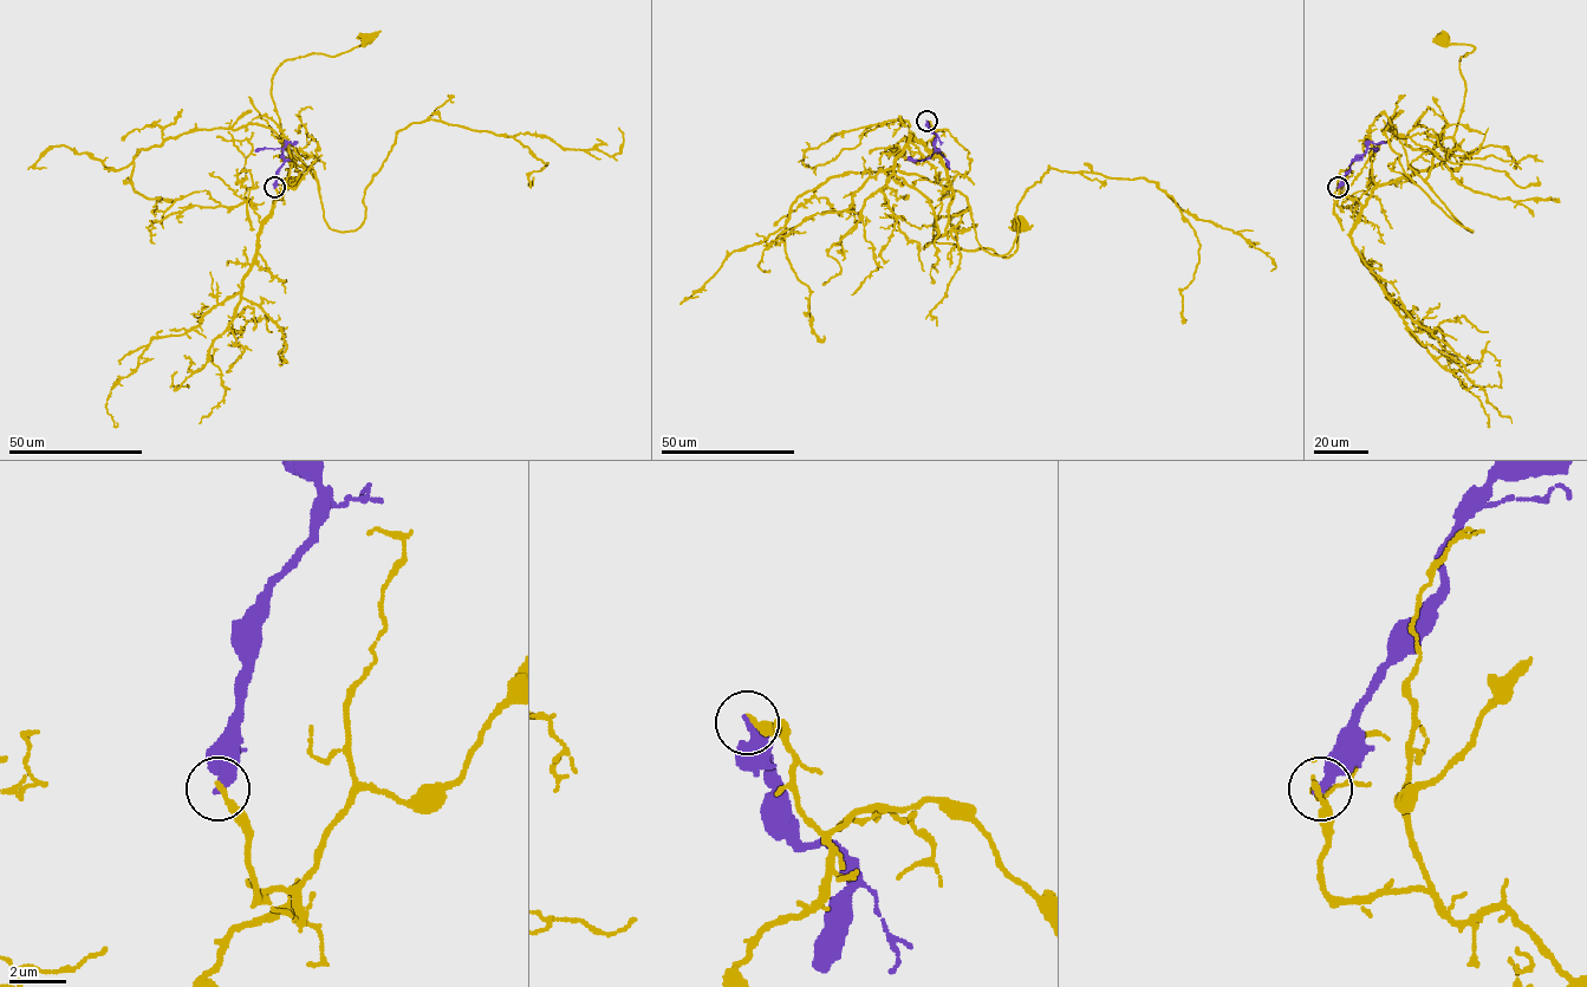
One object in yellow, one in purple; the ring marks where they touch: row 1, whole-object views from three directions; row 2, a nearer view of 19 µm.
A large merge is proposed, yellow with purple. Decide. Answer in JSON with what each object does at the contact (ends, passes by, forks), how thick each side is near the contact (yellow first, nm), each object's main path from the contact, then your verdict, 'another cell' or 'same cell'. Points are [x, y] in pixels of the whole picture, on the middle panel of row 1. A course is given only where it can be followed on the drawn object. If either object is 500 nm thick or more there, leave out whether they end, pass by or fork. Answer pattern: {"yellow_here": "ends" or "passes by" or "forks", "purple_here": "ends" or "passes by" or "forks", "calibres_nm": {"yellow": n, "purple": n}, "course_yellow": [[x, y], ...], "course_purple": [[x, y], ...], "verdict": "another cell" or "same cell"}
{"yellow_here": "ends", "purple_here": "ends", "calibres_nm": {"yellow": 240, "purple": 400}, "course_yellow": [[927, 121], [934, 135], [925, 145], [951, 193], [945, 232], [923, 248], [956, 244], [1008, 257], [1019, 225]], "course_purple": [[927, 121], [936, 134], [935, 153], [922, 160], [908, 158]], "verdict": "another cell"}

